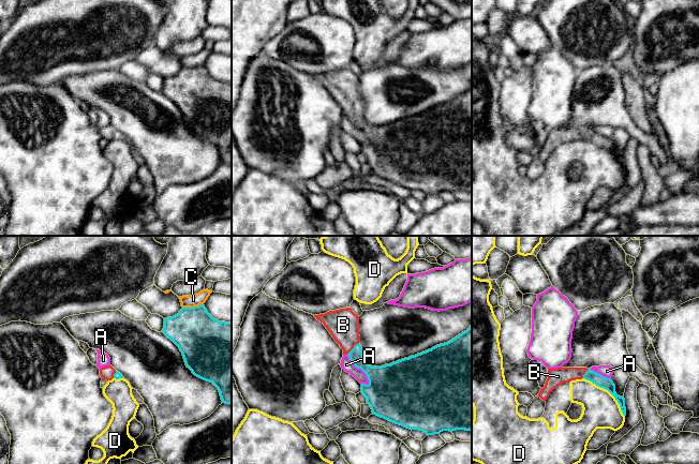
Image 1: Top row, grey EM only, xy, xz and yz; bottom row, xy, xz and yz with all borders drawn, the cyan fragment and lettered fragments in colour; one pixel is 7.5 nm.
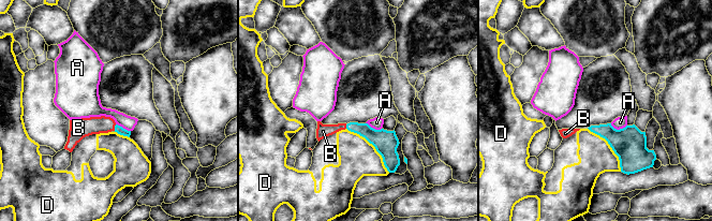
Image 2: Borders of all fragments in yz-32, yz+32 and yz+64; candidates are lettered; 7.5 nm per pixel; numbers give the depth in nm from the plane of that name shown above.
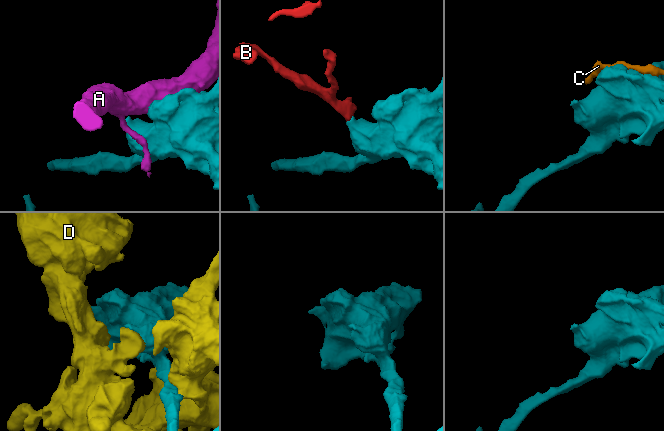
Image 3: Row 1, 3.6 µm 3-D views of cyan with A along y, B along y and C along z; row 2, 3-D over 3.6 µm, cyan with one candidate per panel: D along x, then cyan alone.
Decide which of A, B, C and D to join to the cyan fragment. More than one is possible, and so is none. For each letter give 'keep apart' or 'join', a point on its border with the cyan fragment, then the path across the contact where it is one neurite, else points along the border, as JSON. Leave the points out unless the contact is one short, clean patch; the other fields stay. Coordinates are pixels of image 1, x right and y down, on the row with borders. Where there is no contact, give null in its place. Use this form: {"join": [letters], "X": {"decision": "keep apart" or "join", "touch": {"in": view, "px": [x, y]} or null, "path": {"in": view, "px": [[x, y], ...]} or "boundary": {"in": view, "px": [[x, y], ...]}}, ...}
{"join": ["B"], "A": {"decision": "keep apart", "touch": {"in": "xz", "px": [360, 368]}}, "B": {"decision": "join", "touch": {"in": "xz", "px": [353, 348]}, "path": {"in": "xz", "px": [[374, 374], [357, 359], [353, 348], [343, 325]]}}, "C": {"decision": "keep apart", "touch": {"in": "xy", "px": [192, 308]}}, "D": {"decision": "keep apart", "touch": {"in": "yz", "px": [608, 390]}}}

